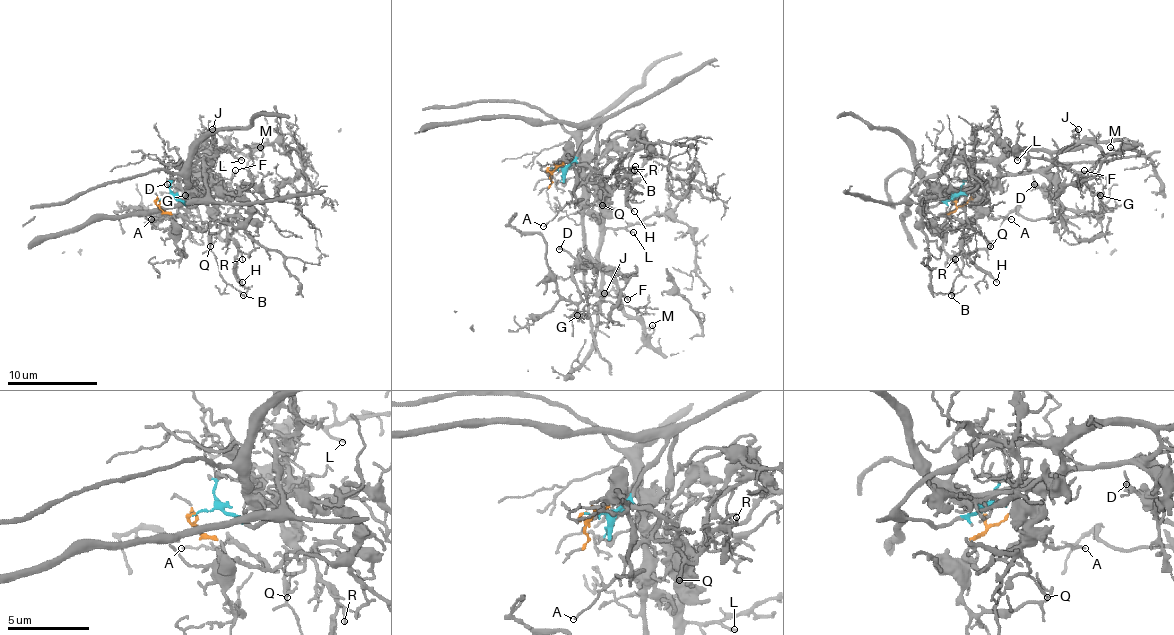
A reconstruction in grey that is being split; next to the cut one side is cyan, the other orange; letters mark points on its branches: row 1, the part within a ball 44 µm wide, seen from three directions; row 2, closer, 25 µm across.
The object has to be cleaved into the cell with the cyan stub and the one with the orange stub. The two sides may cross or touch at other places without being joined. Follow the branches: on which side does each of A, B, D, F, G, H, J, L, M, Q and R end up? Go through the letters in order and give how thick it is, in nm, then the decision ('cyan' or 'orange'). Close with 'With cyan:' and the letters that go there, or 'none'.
A: 100 nm thick; orange
B: 140 nm thick; orange
D: 180 nm thick; cyan
F: 90 nm thick; cyan
G: 90 nm thick; cyan
H: 130 nm thick; orange
J: 150 nm thick; cyan
L: 160 nm thick; cyan
M: 130 nm thick; cyan
Q: 150 nm thick; orange
R: 140 nm thick; orange
With cyan: D, F, G, J, L, M

